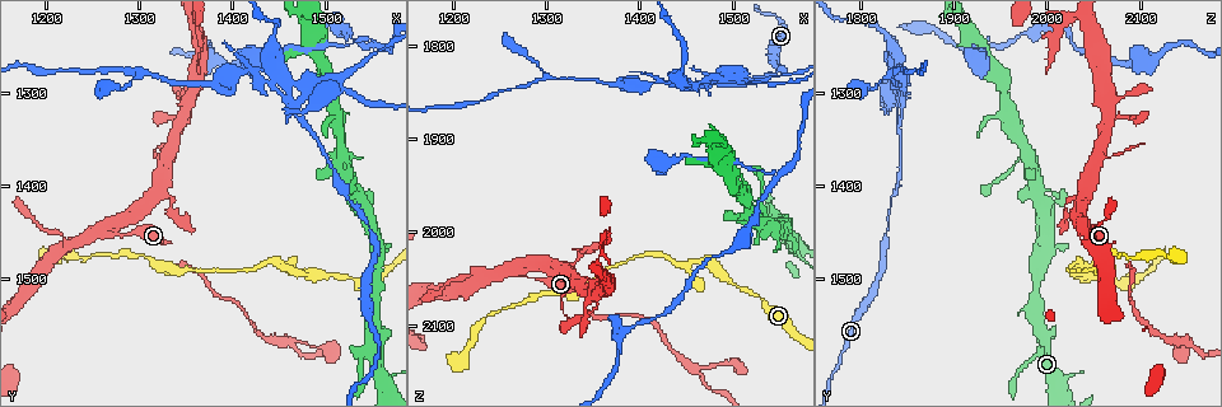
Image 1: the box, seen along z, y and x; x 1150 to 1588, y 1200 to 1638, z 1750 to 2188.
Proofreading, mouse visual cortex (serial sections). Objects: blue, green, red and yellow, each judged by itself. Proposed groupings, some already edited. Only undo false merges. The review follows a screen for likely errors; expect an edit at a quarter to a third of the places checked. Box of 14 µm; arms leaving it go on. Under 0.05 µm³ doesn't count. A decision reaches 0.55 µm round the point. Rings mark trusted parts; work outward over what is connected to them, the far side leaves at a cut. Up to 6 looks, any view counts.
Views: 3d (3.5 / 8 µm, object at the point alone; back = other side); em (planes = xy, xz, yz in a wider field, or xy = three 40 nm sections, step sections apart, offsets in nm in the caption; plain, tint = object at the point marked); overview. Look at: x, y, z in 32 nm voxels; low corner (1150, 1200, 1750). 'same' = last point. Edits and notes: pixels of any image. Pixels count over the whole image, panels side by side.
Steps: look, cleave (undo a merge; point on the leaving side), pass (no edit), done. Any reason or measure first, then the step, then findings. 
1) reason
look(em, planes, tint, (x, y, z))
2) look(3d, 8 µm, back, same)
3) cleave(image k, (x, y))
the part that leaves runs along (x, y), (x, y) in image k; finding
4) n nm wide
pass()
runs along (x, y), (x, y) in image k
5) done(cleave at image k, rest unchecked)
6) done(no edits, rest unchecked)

a narrow waist
look(em, planes, tint, (1450, 1485, 2040))

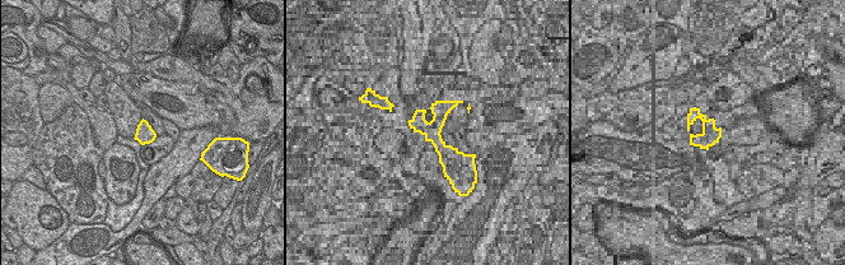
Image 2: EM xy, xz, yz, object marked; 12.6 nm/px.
look(3d, 3.5 µm, same)

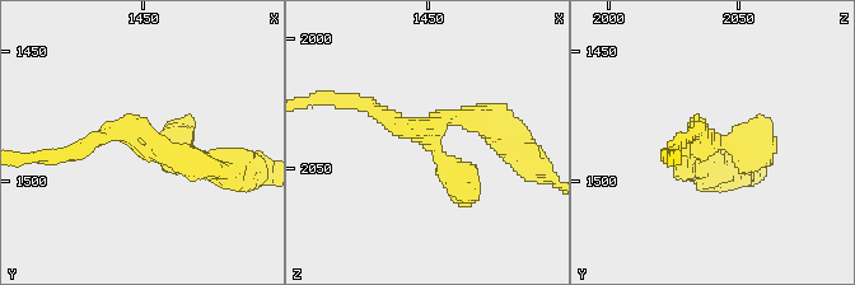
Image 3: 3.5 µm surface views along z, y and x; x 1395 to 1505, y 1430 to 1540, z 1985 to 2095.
220 nm wide
pass()
runs along (499, 134), (448, 117), (421, 138), (363, 104) in image 3; one cell here

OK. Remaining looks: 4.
a narrow waist
look(3d, 8 µm, (1330, 1420, 2020))

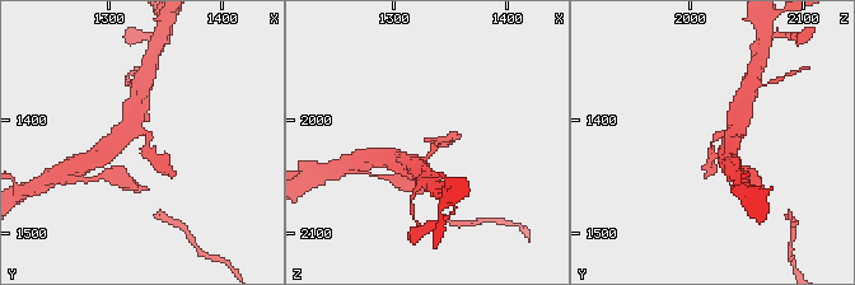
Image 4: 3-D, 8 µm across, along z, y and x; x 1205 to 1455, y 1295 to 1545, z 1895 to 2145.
arms of 200, 250 nm
look(em, xy, step 1, tint, (1330, 1424, 2020))

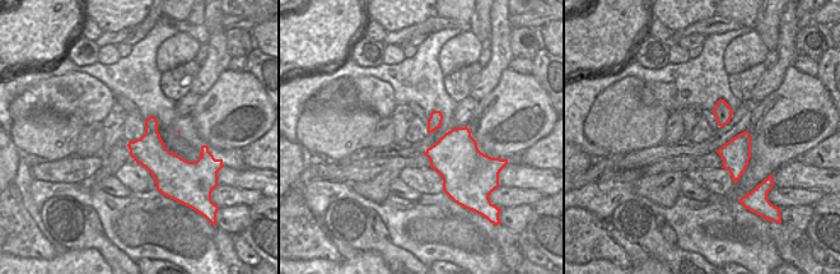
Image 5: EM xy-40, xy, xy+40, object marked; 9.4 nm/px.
260 nm wide
cleave(image 4, (159, 163))
the part that leaves runs along (145, 145), (163, 169), (176, 171) in image 4; a second cell is stuck on

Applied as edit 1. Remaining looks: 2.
small branch off a trunk
look(3d, 3.5 µm, back, (1230, 1460, 2050))

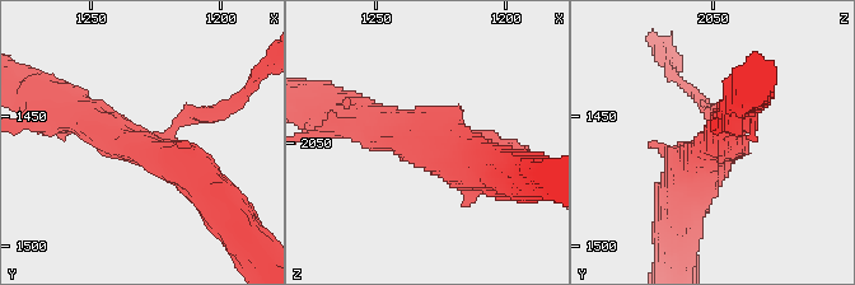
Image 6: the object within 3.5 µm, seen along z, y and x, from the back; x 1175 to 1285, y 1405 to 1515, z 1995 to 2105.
3 arms; arms of 100, 450, 500 nm; now the EM
look(em, xy, step 2, tint, (1234, 1462, 2049))

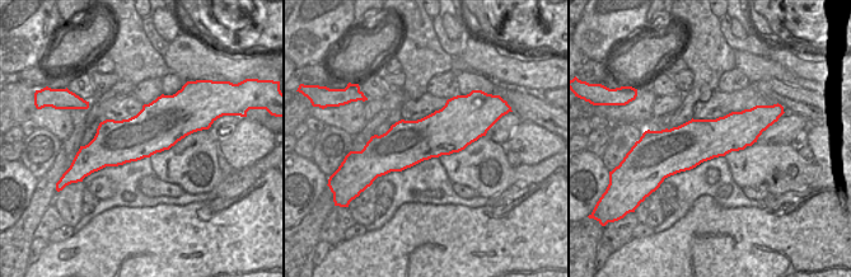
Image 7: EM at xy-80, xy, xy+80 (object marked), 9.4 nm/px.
pass()
one cell here

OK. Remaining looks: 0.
done(cleave at image 4, rest unchecked)

